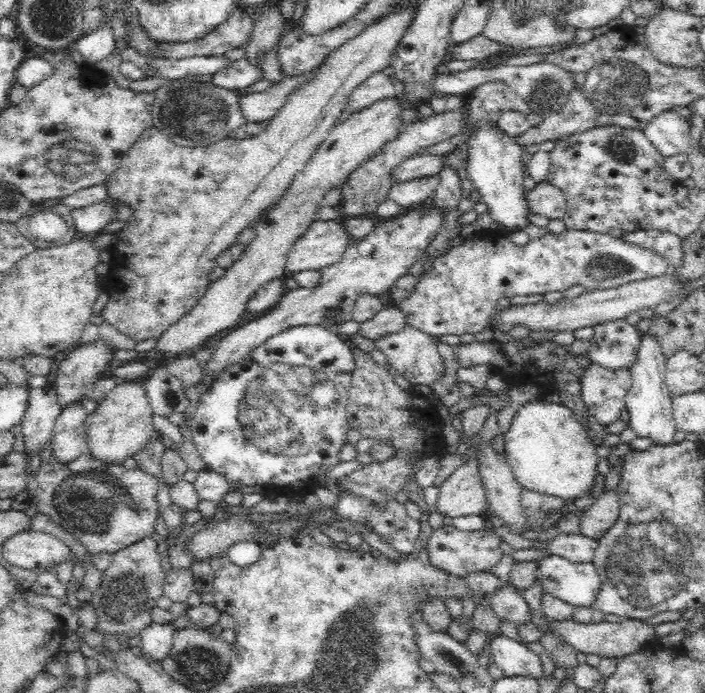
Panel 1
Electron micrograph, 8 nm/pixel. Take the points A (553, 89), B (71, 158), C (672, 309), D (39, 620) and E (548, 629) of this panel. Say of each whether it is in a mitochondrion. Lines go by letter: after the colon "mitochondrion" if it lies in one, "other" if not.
A: mitochondrion
B: mitochondrion
C: other
D: other
E: other

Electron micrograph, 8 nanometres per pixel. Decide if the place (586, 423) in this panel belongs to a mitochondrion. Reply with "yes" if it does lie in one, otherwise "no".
no

